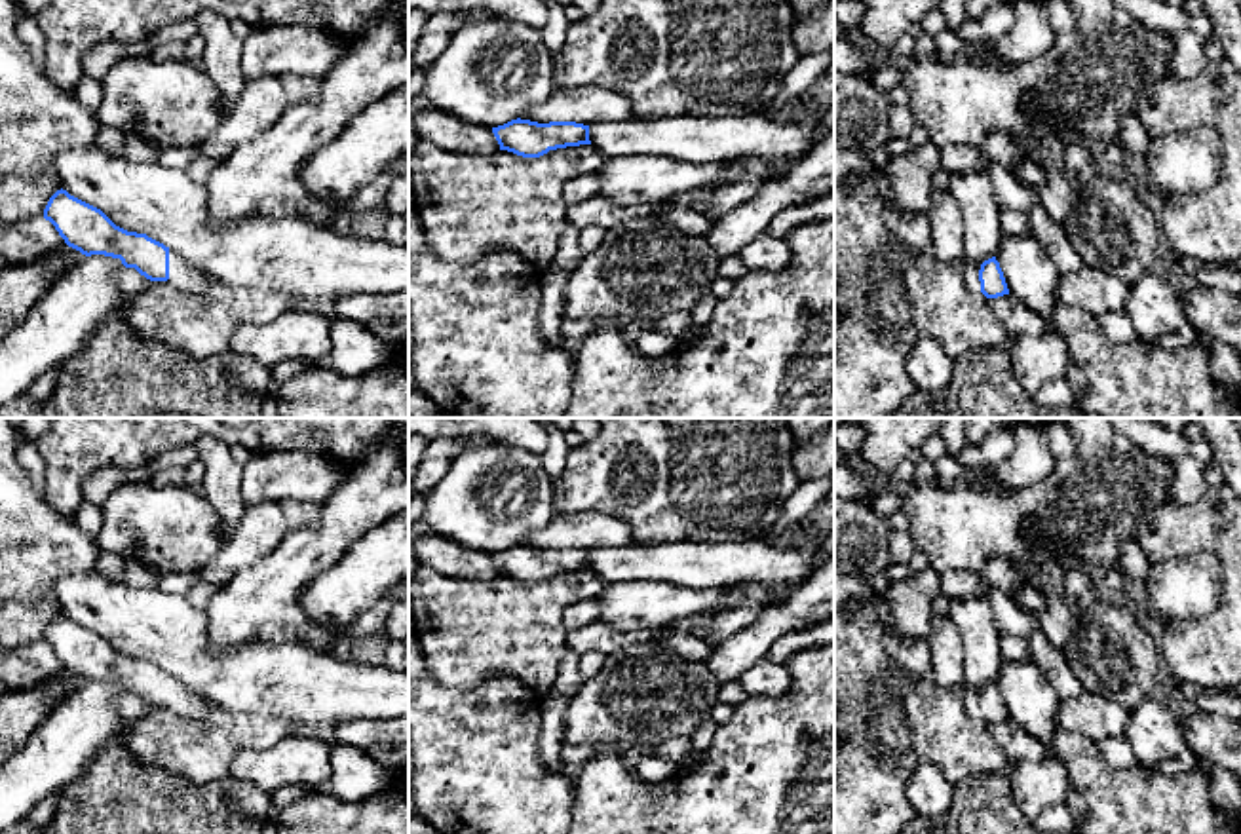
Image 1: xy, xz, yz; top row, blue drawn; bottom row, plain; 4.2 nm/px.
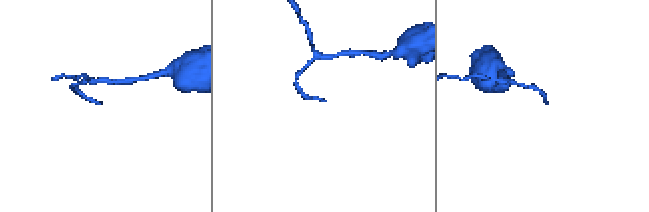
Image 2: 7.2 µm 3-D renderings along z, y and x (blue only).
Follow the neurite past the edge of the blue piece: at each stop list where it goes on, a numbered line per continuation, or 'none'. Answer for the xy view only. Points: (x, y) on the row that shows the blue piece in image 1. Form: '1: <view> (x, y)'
1: xy (183, 276)

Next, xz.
none

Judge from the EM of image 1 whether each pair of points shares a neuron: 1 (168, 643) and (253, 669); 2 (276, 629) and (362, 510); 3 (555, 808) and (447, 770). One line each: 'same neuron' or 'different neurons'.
1: same neuron
2: same neuron
3: same neuron

